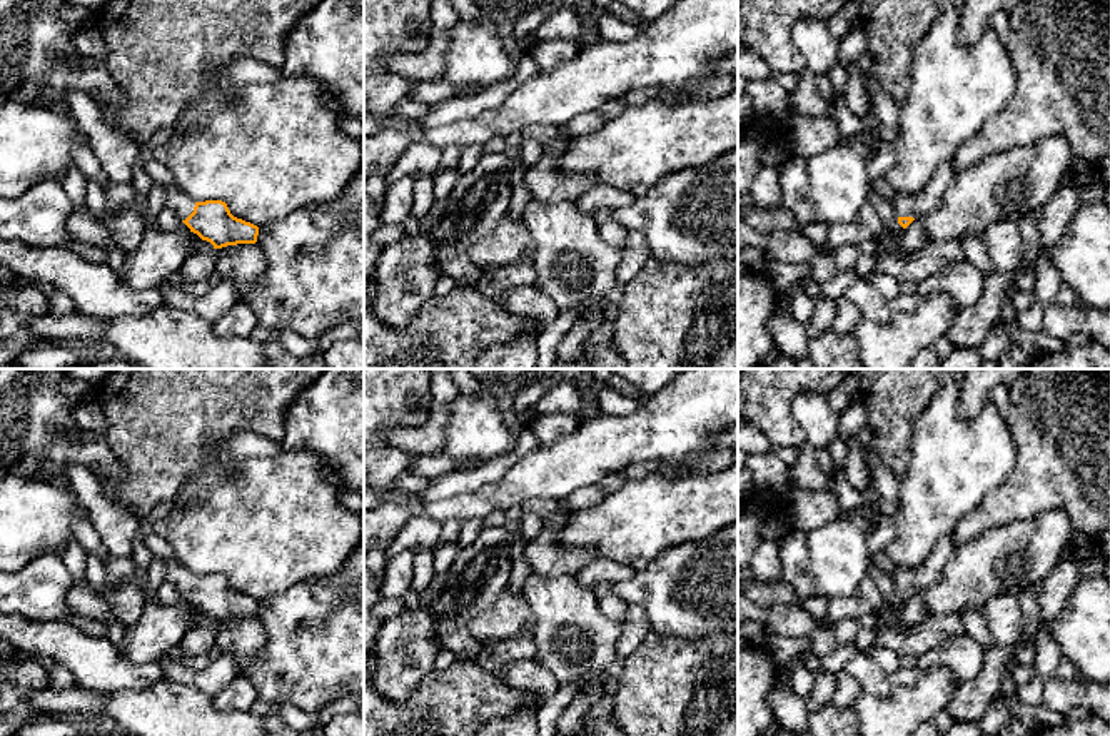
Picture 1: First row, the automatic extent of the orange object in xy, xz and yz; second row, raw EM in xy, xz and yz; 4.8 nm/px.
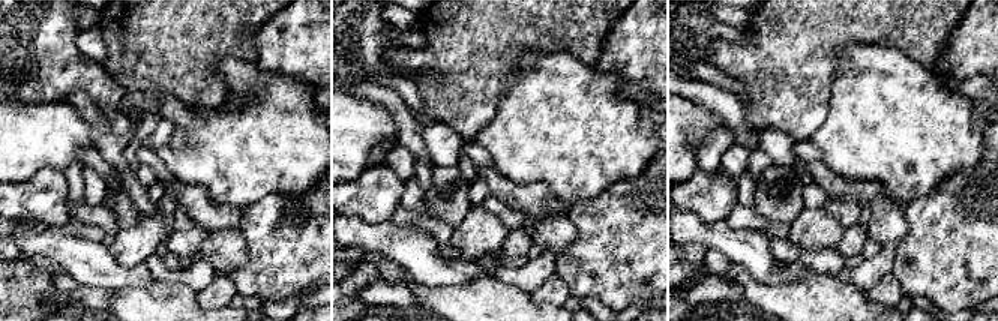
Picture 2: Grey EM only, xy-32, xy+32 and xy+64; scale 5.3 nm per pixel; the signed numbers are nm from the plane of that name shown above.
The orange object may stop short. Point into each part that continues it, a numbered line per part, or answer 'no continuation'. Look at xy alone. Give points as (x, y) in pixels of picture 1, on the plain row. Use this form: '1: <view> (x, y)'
1: xy (177, 574)

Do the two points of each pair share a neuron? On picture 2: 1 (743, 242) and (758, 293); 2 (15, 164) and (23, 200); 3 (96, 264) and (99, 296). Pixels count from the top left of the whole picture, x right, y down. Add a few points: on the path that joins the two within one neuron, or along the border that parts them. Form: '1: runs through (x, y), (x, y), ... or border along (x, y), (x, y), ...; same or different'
1: border along (731, 261), (740, 263), (760, 281), (788, 281); different
2: border along (53, 167), (44, 167), (15, 183); different
3: border along (81, 285), (113, 291); different

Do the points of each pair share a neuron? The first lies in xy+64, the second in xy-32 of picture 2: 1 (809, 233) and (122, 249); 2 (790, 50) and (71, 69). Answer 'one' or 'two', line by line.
1: one
2: two

